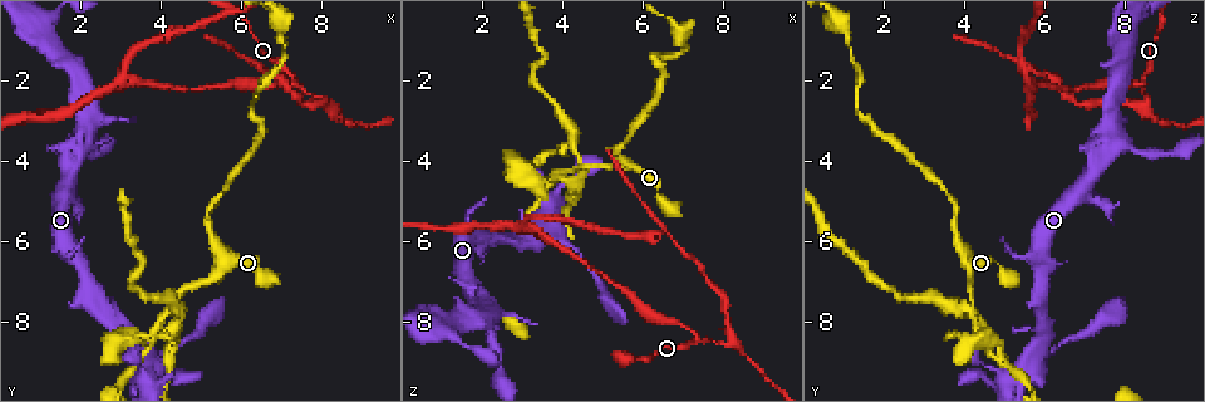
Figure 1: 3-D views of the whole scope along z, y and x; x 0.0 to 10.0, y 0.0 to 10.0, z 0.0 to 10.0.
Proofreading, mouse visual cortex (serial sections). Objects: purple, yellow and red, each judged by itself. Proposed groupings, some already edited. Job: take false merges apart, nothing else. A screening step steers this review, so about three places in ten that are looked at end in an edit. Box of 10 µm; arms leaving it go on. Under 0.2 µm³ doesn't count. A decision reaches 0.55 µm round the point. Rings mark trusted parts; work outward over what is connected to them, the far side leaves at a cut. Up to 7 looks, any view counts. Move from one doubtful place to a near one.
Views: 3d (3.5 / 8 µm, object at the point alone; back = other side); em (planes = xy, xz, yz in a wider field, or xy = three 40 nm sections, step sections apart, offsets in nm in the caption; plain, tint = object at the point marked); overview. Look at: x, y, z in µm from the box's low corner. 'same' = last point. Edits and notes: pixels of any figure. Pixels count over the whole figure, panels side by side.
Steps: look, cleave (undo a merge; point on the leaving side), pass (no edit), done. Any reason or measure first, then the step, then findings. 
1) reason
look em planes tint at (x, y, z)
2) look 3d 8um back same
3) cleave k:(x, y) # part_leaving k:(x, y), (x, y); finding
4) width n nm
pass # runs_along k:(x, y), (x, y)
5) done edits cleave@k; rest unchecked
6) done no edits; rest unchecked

a narrow waist
look 3d 3.5um at (5.10, 5.30, 3.75)

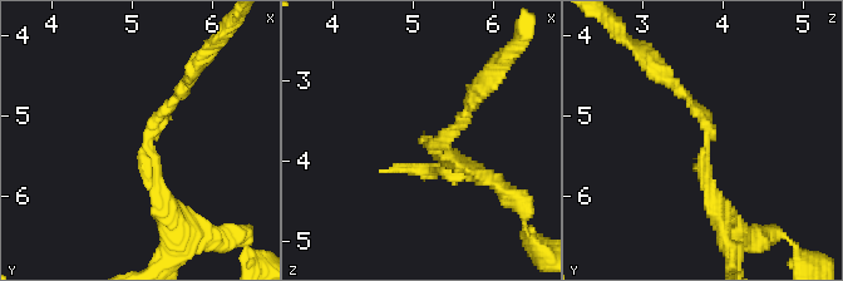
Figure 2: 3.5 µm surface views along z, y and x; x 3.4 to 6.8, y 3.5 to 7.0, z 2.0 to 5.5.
arm_widths 150, 250 nm
look em xy step 2 plain at (5.20, 5.30, 3.80)

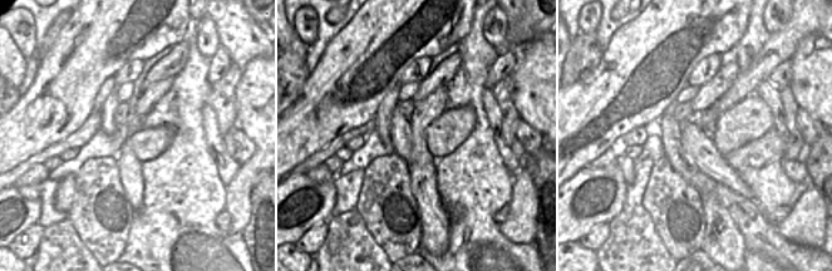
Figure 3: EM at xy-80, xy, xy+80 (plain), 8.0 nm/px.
look em xy step 2 tint same

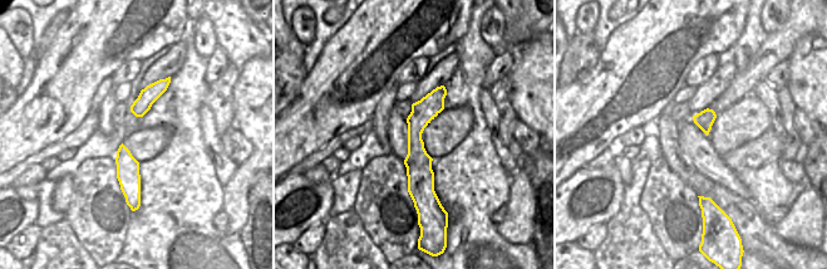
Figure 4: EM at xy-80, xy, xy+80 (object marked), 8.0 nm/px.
pass # runs_along 2:(720, 213), (704, 174), (711, 133), (673, 83); one cell here

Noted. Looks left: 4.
narrows sharply
look 3d 3.5um at (6.30, 2.50, 1.40)

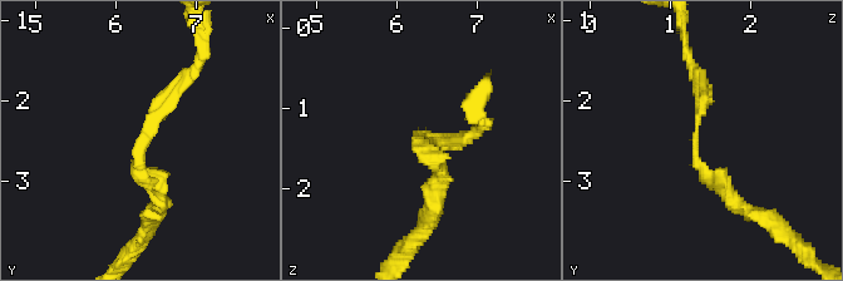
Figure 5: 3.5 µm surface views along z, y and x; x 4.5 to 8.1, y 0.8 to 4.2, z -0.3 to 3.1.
shape alone is not enough
look em xy step 5 tint at (6.25, 2.50, 1.35)

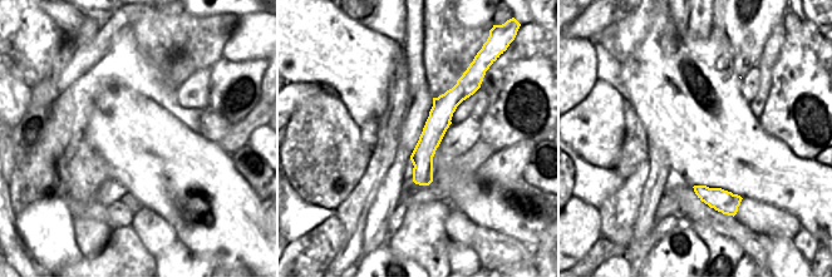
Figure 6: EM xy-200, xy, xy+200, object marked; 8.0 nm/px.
width 180 nm
pass # runs_along 6:(458, 87), (426, 147), (418, 181); continuous, no second cell

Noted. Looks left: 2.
done no edits; rest unchecked

